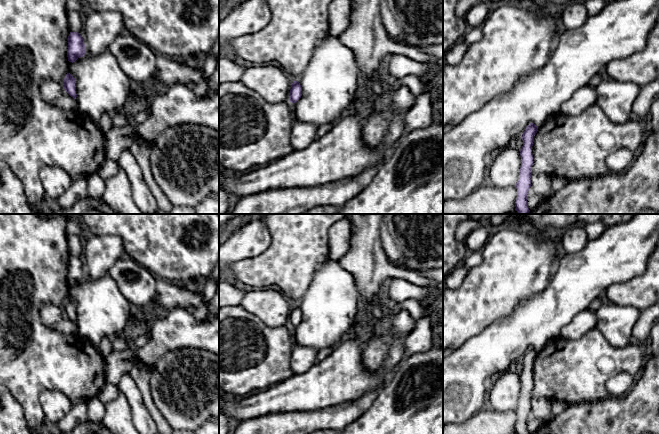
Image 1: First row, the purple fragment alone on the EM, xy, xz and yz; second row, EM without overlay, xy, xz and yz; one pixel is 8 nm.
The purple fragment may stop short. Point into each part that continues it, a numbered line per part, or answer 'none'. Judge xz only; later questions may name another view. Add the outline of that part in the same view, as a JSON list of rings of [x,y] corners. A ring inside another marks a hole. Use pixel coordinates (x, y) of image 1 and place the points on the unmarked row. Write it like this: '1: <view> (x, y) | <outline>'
none

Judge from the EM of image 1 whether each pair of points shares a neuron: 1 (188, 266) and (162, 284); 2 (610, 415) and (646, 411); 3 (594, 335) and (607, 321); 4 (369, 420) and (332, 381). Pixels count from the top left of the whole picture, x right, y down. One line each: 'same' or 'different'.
1: different
2: same
3: different
4: different

